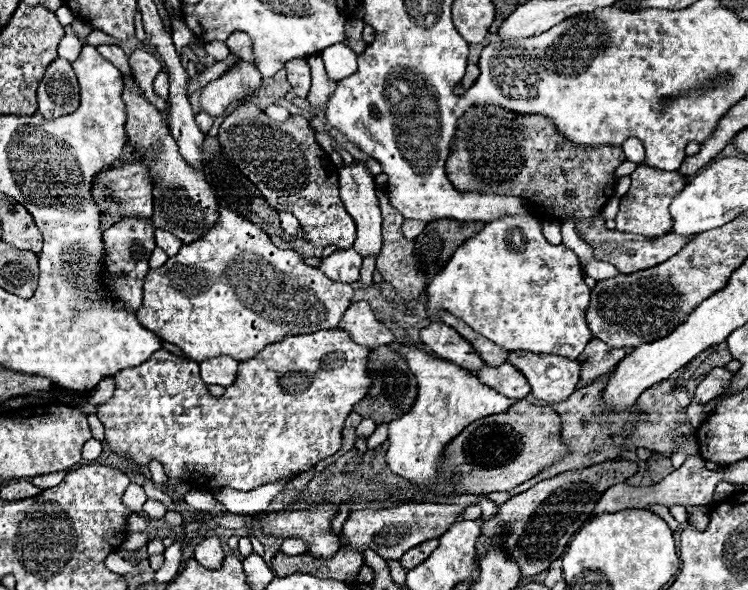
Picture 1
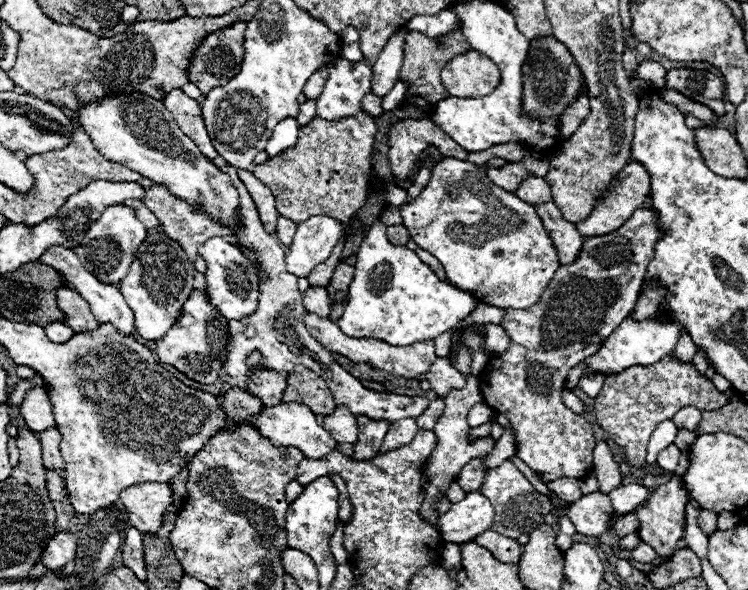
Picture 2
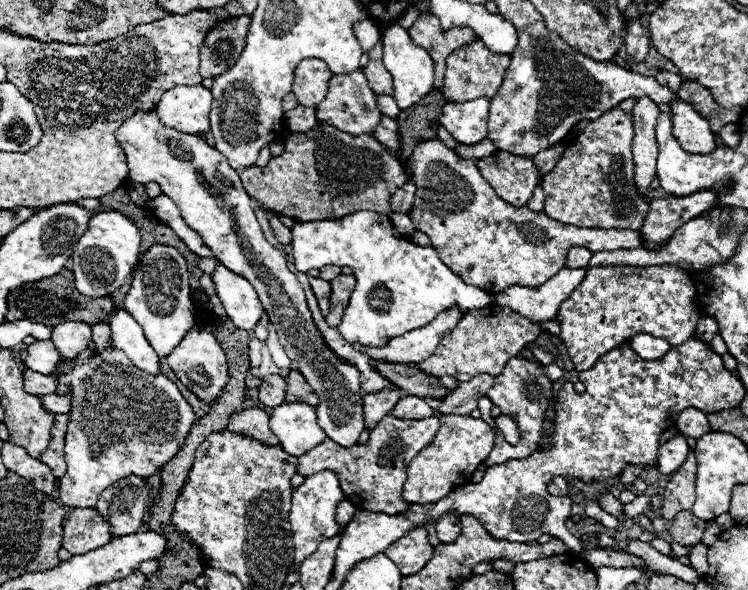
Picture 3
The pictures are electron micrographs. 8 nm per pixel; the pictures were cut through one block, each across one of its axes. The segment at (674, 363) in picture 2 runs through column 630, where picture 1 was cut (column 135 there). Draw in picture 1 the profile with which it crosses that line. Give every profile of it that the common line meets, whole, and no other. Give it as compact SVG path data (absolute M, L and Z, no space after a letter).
M320 330L316 334L288 336L282 342L276 342L276 344L270 344L268 348L264 348L256 358L240 362L236 382L226 388L222 398L214 398L214 396L210 396L206 384L200 382L200 378L198 378L198 388L192 386L192 378L190 378L190 392L180 392L182 386L176 378L176 366L174 366L174 382L172 382L170 352L160 350L160 352L154 352L150 360L140 364L140 368L126 368L126 370L122 370L114 376L114 384L116 384L114 396L108 402L96 406L96 416L102 420L102 424L106 428L106 442L110 446L110 450L114 450L114 454L118 454L118 456L131 459L138 466L148 465L151 460L156 460L164 466L166 476L182 478L188 486L192 486L196 490L204 490L204 492L220 488L220 486L230 486L230 488L240 490L240 492L250 492L250 490L256 490L262 484L278 482L280 478L298 476L298 474L310 470L316 462L324 460L326 456L334 454L340 448L340 436L342 436L346 416L352 412L354 404L358 404L368 394L368 390L372 388L372 378L368 376L368 354L370 354L370 348L356 344L348 336L348 332L344 332L344 330Z

